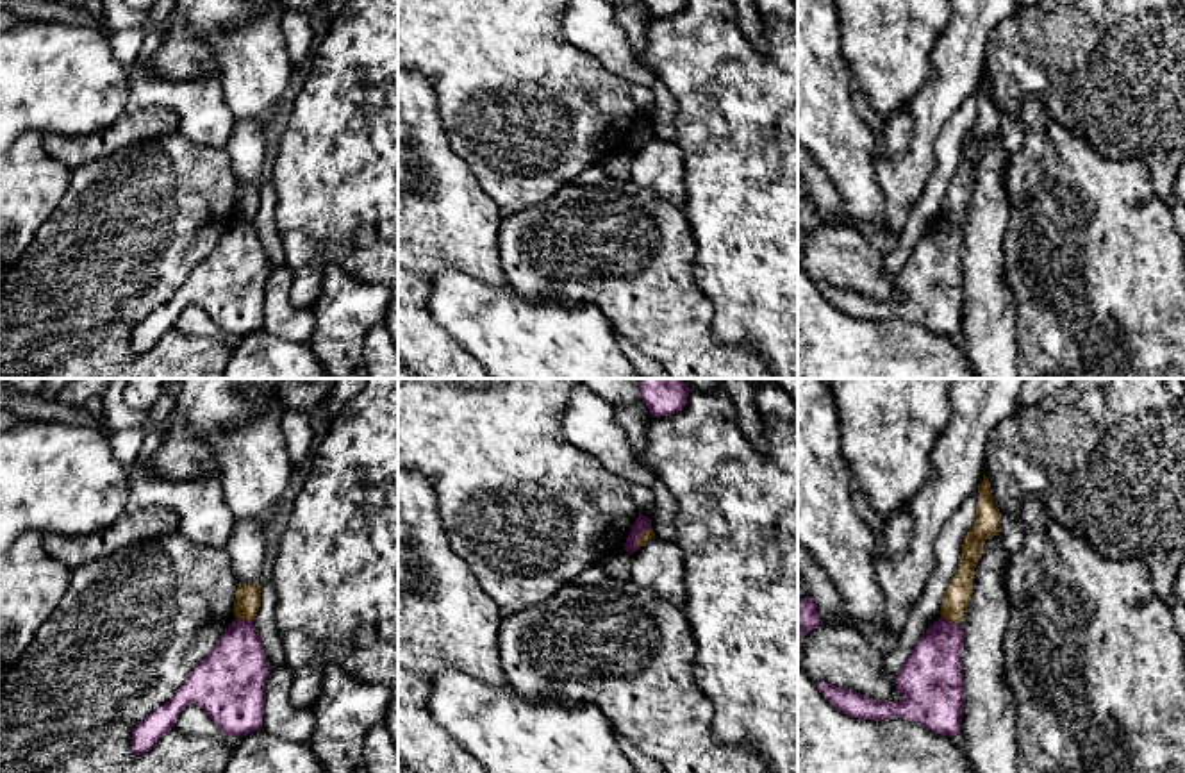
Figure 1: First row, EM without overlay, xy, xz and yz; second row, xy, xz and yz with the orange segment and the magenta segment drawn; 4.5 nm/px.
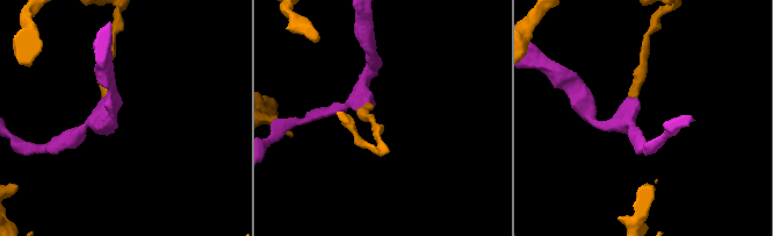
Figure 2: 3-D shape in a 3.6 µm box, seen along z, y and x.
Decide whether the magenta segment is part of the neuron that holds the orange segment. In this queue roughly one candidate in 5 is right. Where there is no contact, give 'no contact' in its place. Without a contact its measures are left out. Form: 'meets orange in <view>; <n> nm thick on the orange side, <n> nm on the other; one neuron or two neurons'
meets orange in yz; 120 nm thick on the orange side, 260 nm on the other; two neurons

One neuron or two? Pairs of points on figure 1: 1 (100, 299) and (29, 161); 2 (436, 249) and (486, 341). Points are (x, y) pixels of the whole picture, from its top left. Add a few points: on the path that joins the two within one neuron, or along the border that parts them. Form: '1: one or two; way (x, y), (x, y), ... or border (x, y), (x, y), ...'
1: two; border (70, 170), (65, 195), (31, 245)
2: two; border (486, 284), (441, 268), (427, 306)

